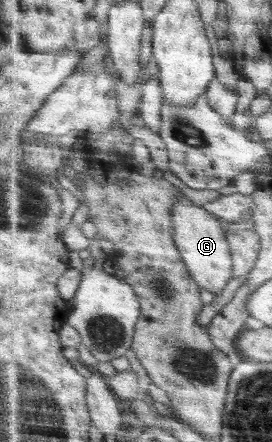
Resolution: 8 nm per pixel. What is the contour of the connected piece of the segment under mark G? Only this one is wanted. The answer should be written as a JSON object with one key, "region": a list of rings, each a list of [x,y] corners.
{"region":[[[185,198],[176,203],[173,214],[176,243],[197,285],[216,294],[222,292],[234,278],[234,253],[226,223],[204,206]]]}

